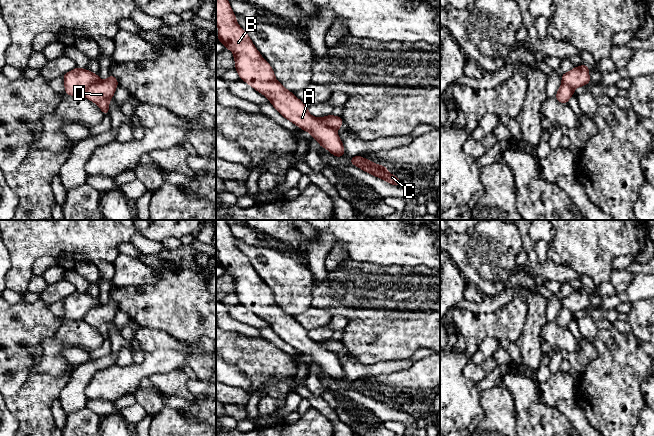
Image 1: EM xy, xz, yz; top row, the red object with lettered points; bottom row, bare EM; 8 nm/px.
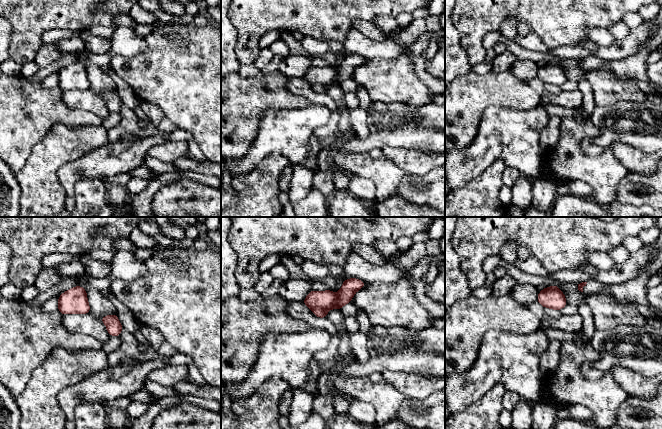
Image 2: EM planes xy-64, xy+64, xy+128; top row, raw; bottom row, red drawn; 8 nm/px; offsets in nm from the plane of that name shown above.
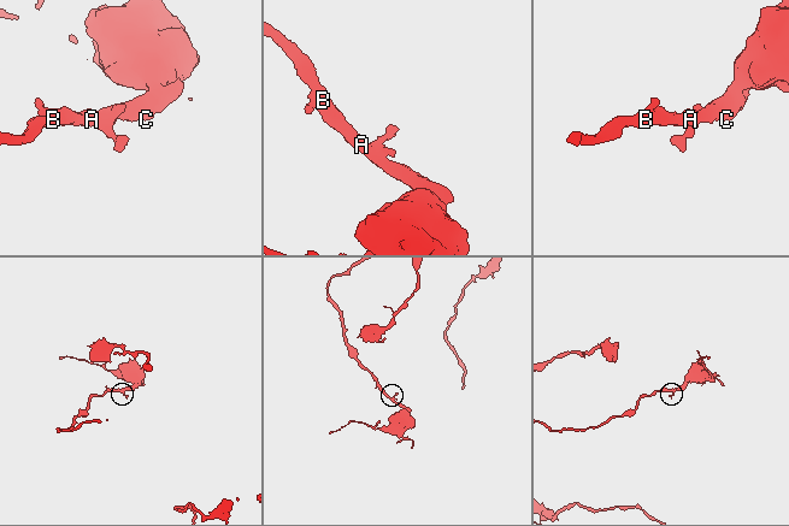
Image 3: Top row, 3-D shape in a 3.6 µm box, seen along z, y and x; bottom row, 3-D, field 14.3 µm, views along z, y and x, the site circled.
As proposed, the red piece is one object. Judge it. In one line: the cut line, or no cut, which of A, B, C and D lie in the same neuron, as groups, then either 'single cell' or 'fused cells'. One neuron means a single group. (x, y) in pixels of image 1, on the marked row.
xy (99, 79), (92, 83), (82, 95) | A B C / D | fused cells

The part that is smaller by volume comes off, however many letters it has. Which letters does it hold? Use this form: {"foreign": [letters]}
{"foreign": ["D"]}

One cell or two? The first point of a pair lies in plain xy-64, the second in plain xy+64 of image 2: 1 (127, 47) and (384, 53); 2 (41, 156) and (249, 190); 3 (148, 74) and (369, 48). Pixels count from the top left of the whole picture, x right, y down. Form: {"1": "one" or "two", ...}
{"1": "one", "2": "one", "3": "two"}

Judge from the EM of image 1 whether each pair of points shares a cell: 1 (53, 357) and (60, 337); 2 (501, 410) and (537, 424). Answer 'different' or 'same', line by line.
1: same
2: different

